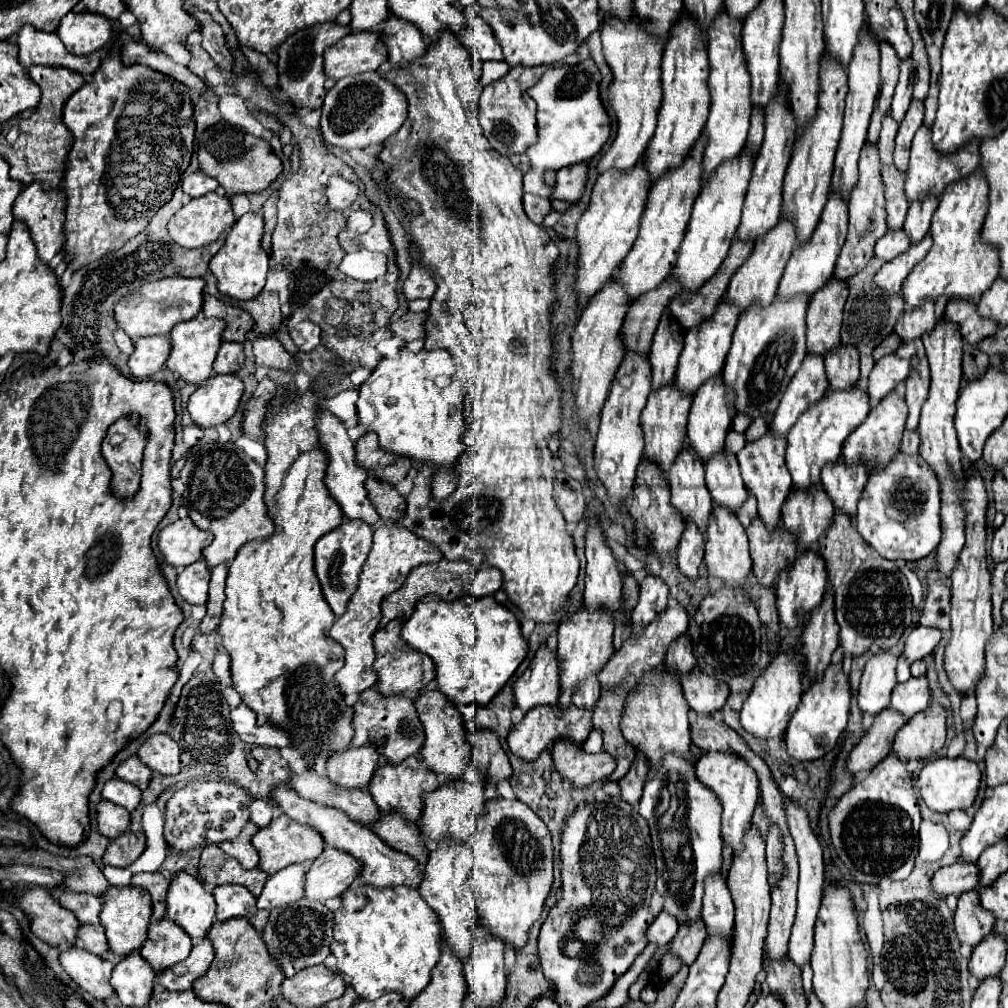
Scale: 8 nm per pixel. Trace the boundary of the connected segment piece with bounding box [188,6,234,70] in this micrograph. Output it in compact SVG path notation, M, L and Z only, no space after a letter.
M194 6L188 8L188 14L196 18L198 26L200 26L200 34L202 34L202 48L214 58L214 62L222 68L222 70L232 70L234 62L232 62L232 54L228 52L226 44L224 44L224 32L220 28L218 22L212 20L212 16L204 10L198 10Z

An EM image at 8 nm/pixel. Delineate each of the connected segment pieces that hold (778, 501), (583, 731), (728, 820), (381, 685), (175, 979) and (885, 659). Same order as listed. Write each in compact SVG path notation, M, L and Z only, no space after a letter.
M766 430L766 434L760 440L746 444L738 452L738 462L740 462L740 472L744 478L744 484L756 496L758 516L764 520L768 530L774 530L780 524L780 510L792 488L792 478L788 478L788 468L786 468L786 460L784 460L786 446L788 446L786 438L776 438L770 430Z
M572 704L568 706L568 710L564 710L564 714L560 714L556 706L536 706L536 710L528 710L528 714L516 726L512 726L508 734L508 746L516 756L530 762L536 760L538 754L546 750L548 744L552 746L552 742L558 738L572 736L576 744L582 744L588 738L590 730L592 730L592 710L580 710Z
M700 754L696 762L696 776L700 782L704 782L708 788L714 790L714 794L722 802L722 838L724 842L734 850L742 850L742 836L744 830L752 822L752 812L756 808L758 800L758 778L756 772L752 772L752 766L744 762L744 758L736 754Z
M396 618L396 622L388 622L388 626L376 630L374 634L374 672L378 674L378 692L382 694L400 694L408 692L416 696L424 686L428 686L430 680L434 680L434 662L428 658L428 654L420 654L418 650L412 650L402 638L400 628L404 624L404 618Z
M204 938L200 944L196 944L190 952L190 956L170 968L166 968L162 974L160 974L160 984L166 988L166 990L174 990L174 992L180 992L180 990L190 990L192 988L192 982L200 976L206 974L210 962L214 960L214 948L212 948L212 942L208 938Z
M890 652L874 654L866 662L858 690L858 706L862 712L874 716L890 706L890 694L896 686L896 662L898 656Z

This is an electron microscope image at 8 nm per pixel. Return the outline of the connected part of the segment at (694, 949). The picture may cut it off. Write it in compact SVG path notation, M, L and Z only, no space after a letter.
M700 918L700 922L696 922L696 926L678 928L678 934L674 936L670 952L678 954L684 960L684 964L690 966L698 958L704 940L706 940L706 930L704 930L704 922Z

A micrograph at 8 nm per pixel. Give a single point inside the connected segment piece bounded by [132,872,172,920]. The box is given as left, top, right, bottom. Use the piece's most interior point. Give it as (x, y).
(157, 884)

